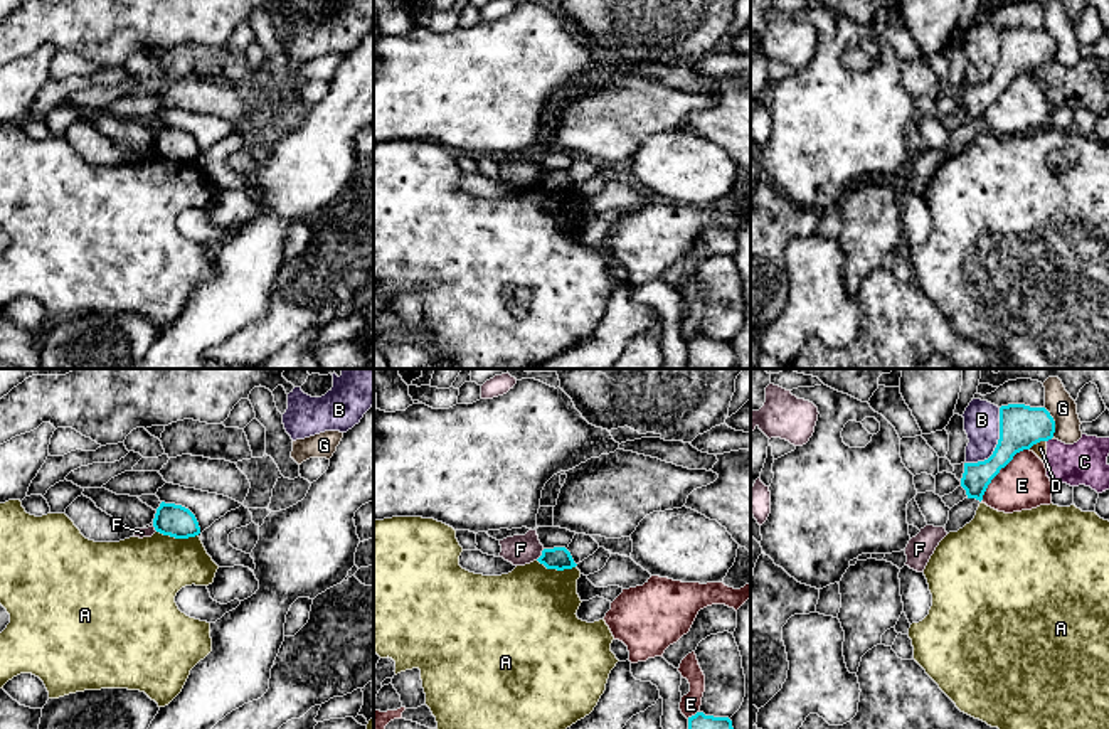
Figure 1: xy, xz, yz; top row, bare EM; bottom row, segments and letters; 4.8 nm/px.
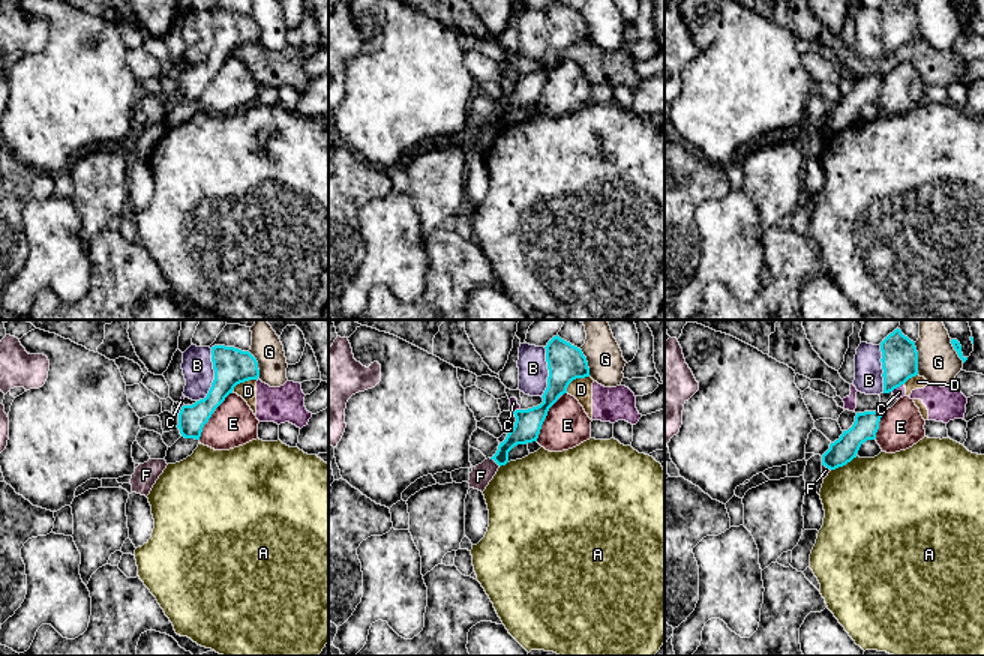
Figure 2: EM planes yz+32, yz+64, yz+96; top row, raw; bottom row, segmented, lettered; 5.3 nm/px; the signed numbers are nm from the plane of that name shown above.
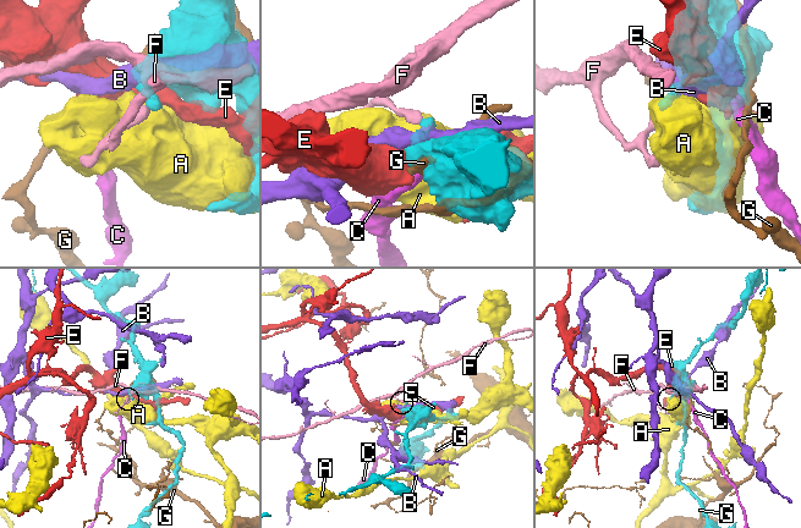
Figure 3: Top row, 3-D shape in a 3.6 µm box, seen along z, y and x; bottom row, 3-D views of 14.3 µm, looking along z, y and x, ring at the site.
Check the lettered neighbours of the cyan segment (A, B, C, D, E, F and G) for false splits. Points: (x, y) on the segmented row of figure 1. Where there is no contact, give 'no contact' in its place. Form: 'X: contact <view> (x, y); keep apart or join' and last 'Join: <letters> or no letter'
A: contact xy (177, 537); keep apart
B: contact yz (998, 443); keep apart
C: contact yz (1049, 438); keep apart
D: contact yz (1037, 441); keep apart
E: contact yz (998, 472); keep apart
F: contact xz (542, 554); keep apart
G: contact yz (1054, 423); keep apart
Join: no letter

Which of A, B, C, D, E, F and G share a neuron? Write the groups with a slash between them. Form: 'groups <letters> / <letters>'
groups A / B / C D / E / F / G

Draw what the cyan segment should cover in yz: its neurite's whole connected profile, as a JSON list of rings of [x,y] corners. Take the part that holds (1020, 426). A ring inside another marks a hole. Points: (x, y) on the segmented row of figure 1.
[[[1008,404],[1000,407],[1000,439],[993,455],[978,463],[964,463],[961,487],[968,498],[983,500],[991,480],[1016,453],[1053,438],[1055,421],[1045,407]]]

